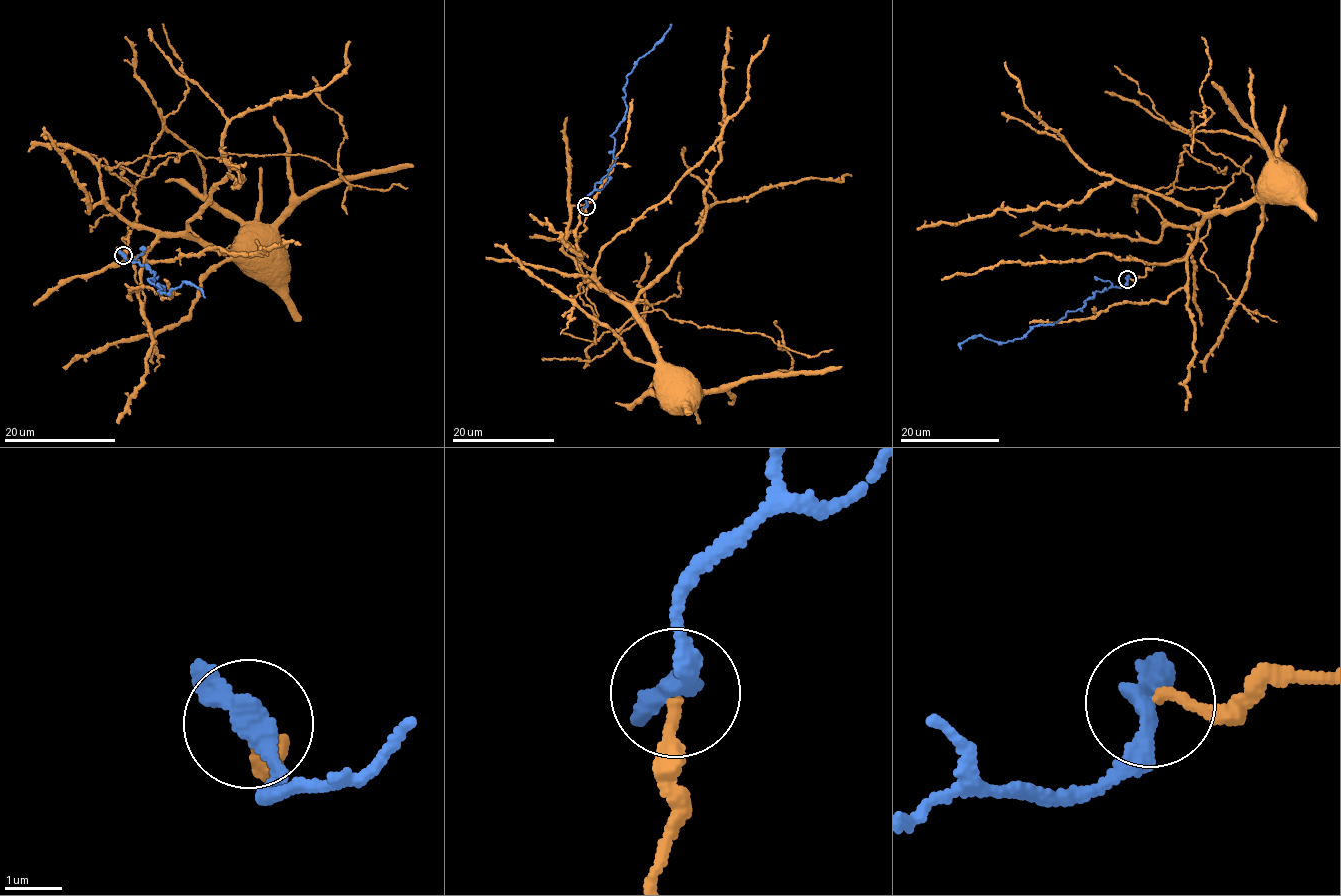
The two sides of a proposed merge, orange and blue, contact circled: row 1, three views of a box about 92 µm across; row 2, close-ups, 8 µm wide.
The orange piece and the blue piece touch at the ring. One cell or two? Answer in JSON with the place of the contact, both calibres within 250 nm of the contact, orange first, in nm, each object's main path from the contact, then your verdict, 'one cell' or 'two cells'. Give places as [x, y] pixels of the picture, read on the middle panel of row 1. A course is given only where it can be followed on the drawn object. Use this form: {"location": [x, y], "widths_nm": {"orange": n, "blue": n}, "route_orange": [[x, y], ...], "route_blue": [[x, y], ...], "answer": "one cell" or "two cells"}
{"location": [586, 206], "widths_nm": {"orange": 180, "blue": 320}, "route_orange": [[585, 207], [570, 300], [655, 364], [597, 259], [699, 164], [769, 34]], "route_blue": [[585, 206], [587, 198], [614, 162], [614, 138], [612, 136], [626, 111], [627, 78], [671, 25]], "answer": "two cells"}

